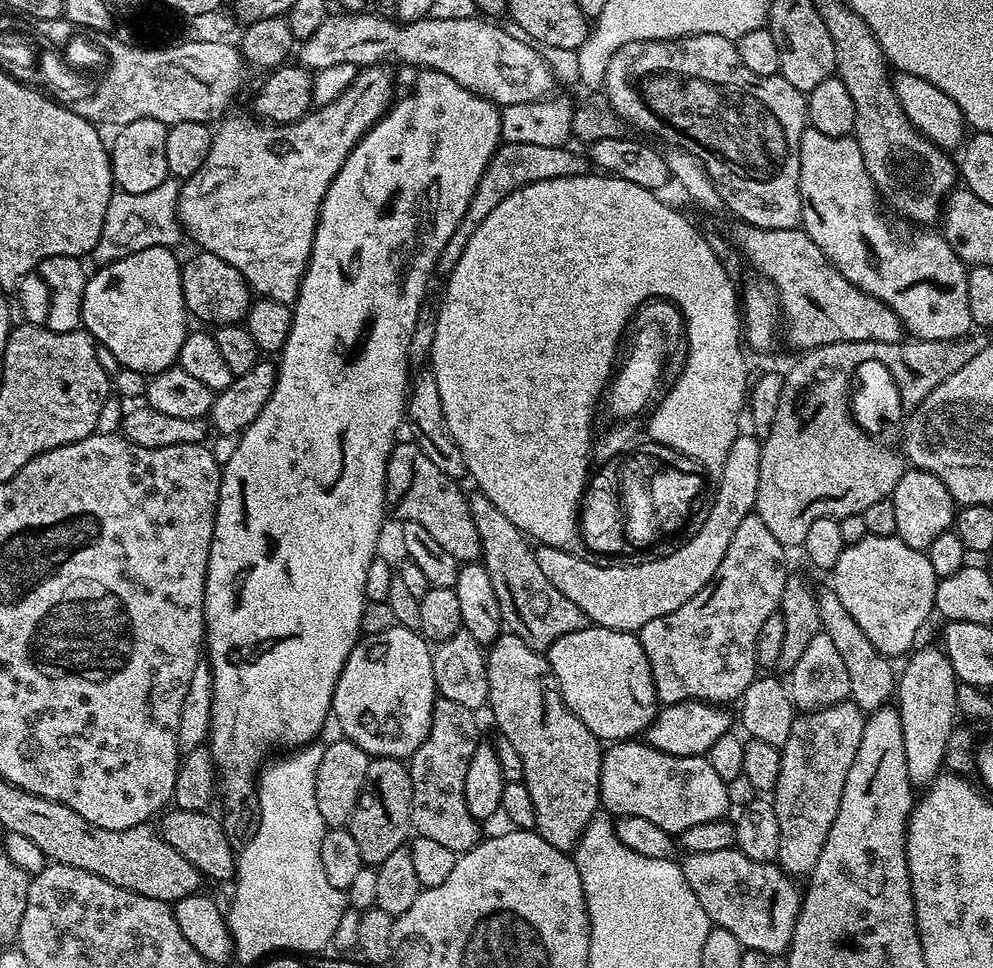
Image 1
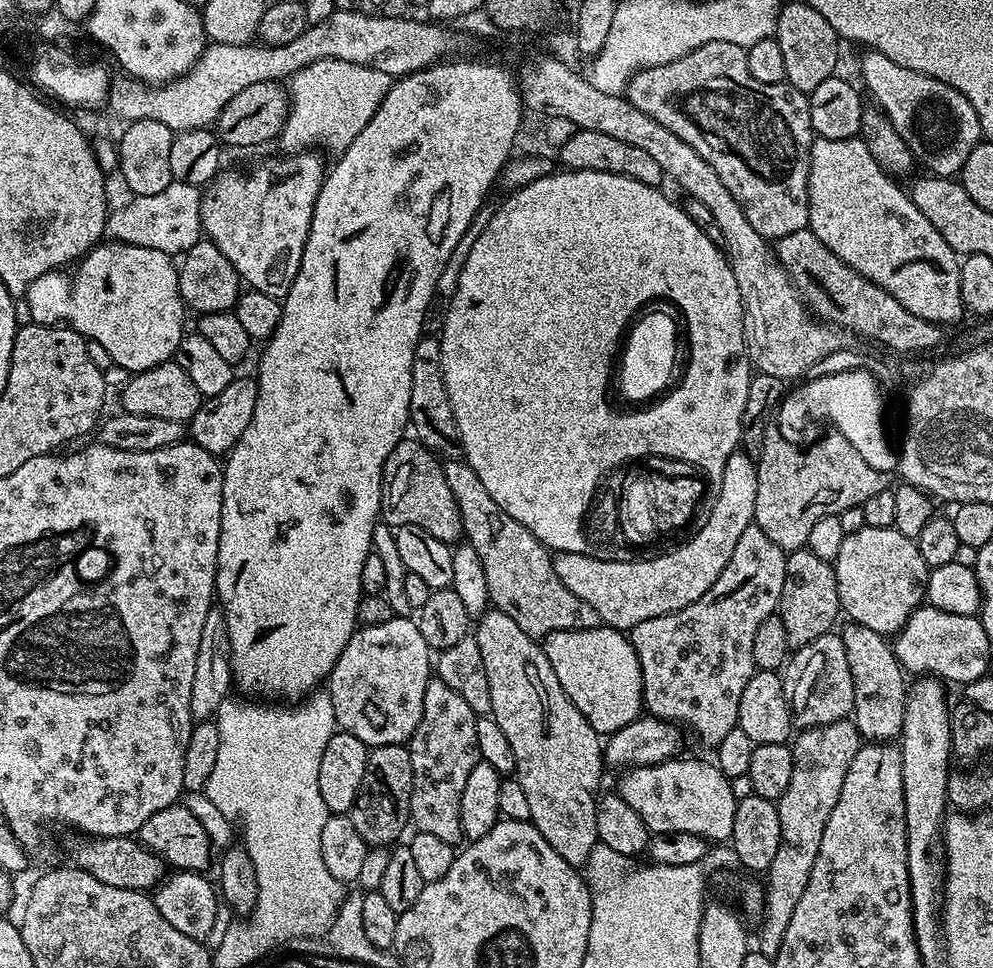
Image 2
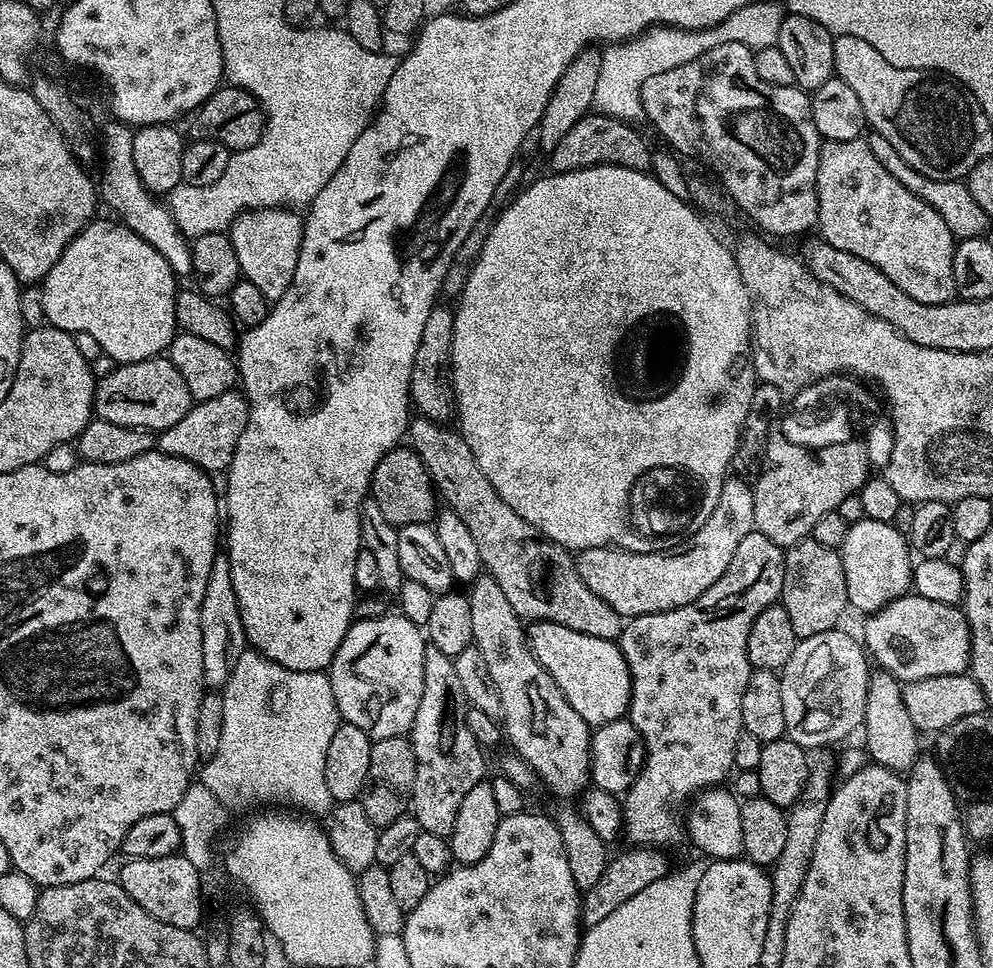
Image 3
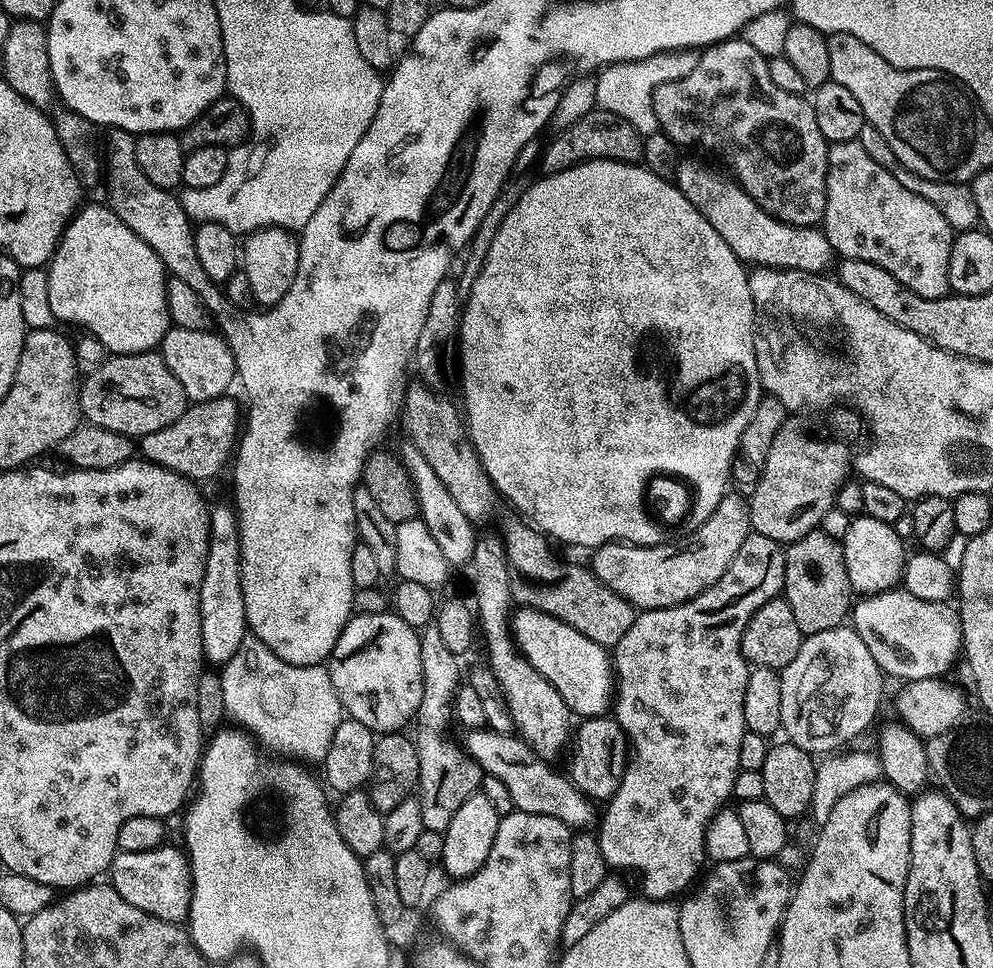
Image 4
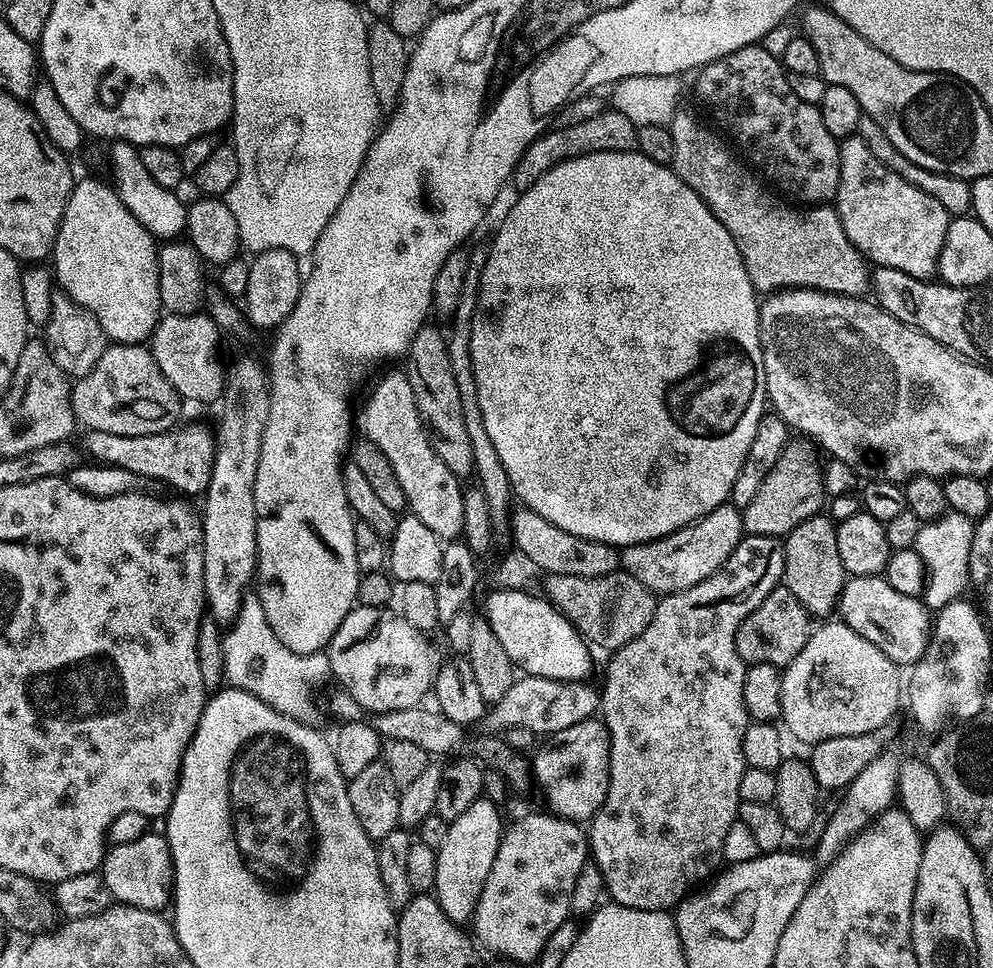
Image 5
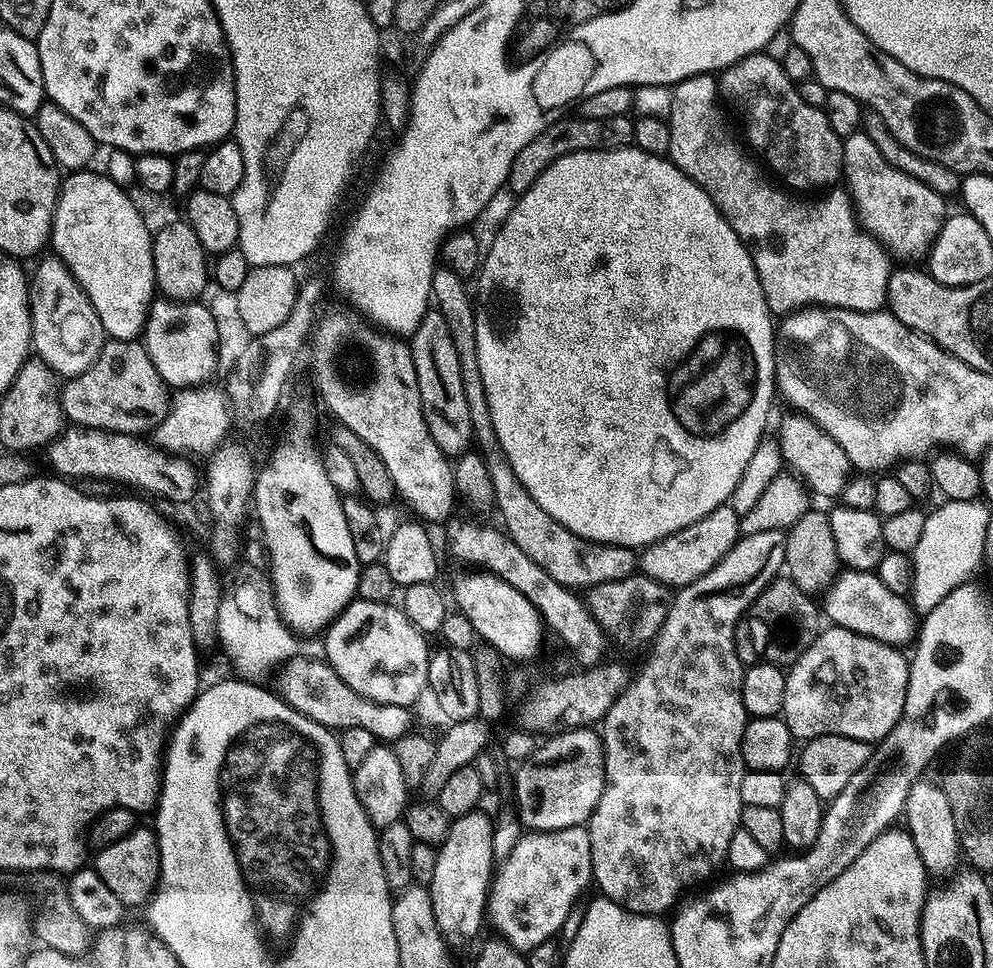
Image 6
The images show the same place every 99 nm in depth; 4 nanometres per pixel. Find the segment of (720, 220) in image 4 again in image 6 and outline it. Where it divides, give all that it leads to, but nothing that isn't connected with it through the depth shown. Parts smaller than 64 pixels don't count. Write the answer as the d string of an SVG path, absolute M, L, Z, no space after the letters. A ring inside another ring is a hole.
M701 74L678 81L672 88L672 109L666 117L670 126L667 159L695 184L702 186L706 194L710 194L714 206L718 206L726 222L730 222L734 234L738 234L738 238L747 246L758 270L758 282L762 282L762 294L773 317L784 318L803 308L815 307L845 308L855 312L881 311L888 298L888 283L894 271L893 257L873 233L862 227L851 195L843 187L836 186L827 194L817 195L820 196L817 200L808 201L799 200L796 197L799 195L783 187L775 188L764 177L765 169L748 157L749 149L742 140L740 145L735 130L728 125L728 116L723 107L722 91L715 75Z

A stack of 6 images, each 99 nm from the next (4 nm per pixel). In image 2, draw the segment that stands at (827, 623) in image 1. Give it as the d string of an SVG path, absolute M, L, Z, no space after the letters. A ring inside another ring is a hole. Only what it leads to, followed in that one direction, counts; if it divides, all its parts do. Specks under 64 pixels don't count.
M845 623L845 628L839 629L838 635L846 646L846 662L850 662L850 678L854 682L854 723L861 737L868 742L892 742L903 733L906 718L906 702L908 701L909 685L904 684L906 673L900 659L896 657L896 649L878 630L870 630L870 626Z

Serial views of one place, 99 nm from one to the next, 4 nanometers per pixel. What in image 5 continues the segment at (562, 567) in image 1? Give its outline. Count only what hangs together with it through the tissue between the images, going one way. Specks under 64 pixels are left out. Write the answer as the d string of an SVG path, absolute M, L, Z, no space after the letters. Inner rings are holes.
M725 502L701 520L695 520L668 536L627 545L619 553L619 567L638 578L638 582L642 582L642 586L646 586L651 592L666 597L675 592L690 590L690 586L698 586L698 582L706 582L706 578L710 578L710 574L717 572L726 558L730 558L744 535L741 509L734 507L731 502Z

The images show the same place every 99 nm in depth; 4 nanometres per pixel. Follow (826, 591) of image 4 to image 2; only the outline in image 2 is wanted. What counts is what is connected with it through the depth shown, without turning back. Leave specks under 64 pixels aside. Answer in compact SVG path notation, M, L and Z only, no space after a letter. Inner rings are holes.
M807 546L787 553L787 557L786 582L782 582L778 614L786 625L789 649L795 650L833 631L837 627L836 615L839 617L842 609L836 569L829 561L818 558L818 554L811 552Z

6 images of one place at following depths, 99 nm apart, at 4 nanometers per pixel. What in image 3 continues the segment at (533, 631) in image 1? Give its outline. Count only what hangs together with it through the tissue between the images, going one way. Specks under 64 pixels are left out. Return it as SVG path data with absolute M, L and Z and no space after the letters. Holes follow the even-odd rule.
M417 415L408 425L407 435L410 440L412 436L410 447L420 455L432 475L432 483L439 499L446 502L447 507L452 508L458 518L462 518L462 522L466 522L478 546L478 554L482 554L483 569L494 578L494 582L498 582L498 586L502 586L514 614L518 614L525 622L545 620L558 626L566 626L570 630L578 630L578 634L590 634L590 638L619 641L620 631L626 623L625 617L620 616L618 610L614 610L606 602L602 602L602 598L598 598L598 594L594 594L594 590L590 590L590 586L582 582L573 553L569 549L541 536L540 531L526 522L526 518L518 518L518 514L514 514L514 510L510 510L510 506L502 502L498 490L490 486L490 478L486 478L482 470L478 470L478 462L474 462L474 454L470 446L466 446L464 437L459 431L452 429L451 432L450 429L451 427Z

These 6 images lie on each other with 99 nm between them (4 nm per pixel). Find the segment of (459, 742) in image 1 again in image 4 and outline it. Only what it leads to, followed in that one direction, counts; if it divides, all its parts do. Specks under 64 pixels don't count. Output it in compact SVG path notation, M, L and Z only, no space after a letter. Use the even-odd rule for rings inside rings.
M435 622L419 629L420 653L422 654L422 702L414 717L414 743L418 750L420 763L420 782L418 799L422 806L424 830L445 832L450 826L454 814L458 814L462 802L470 798L479 789L482 779L480 767L472 761L463 747L451 744L444 737L448 720L453 719L452 703L456 690L462 683L460 677L461 657L451 651L442 642L441 631Z

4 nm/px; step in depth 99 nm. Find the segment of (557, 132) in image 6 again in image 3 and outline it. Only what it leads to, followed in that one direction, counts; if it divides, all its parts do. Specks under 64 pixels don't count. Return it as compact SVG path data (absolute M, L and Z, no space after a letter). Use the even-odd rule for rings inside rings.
M587 114L580 121L575 122L555 146L550 155L550 168L552 172L573 172L592 168L596 164L609 164L619 168L648 172L652 167L653 151L653 145L648 145L644 141L643 134L631 123L616 120L613 116Z

